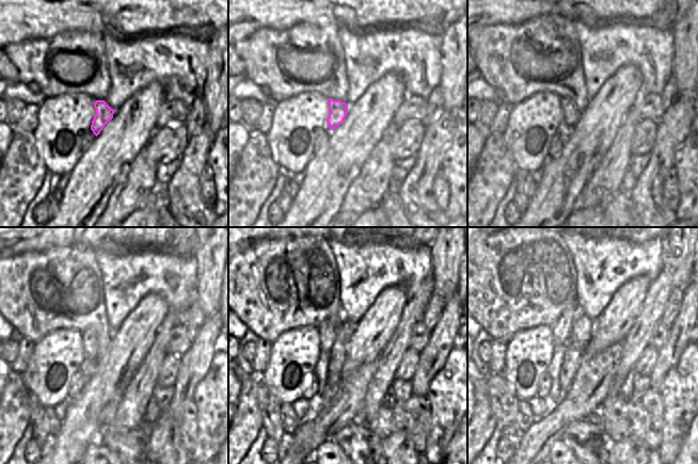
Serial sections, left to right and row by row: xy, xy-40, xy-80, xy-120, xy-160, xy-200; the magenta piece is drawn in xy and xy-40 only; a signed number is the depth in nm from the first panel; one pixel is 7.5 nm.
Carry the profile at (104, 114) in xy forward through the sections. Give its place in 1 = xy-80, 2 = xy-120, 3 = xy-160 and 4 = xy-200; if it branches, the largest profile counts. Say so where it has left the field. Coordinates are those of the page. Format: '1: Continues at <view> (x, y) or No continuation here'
1: Continues at xy-80 (572, 114)
2: Continues at xy-120 (90, 340)
3: Continues at xy-160 (327, 331)
4: Continues at xy-200 (561, 330)

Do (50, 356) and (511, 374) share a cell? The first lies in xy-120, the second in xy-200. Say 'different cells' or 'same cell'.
same cell

